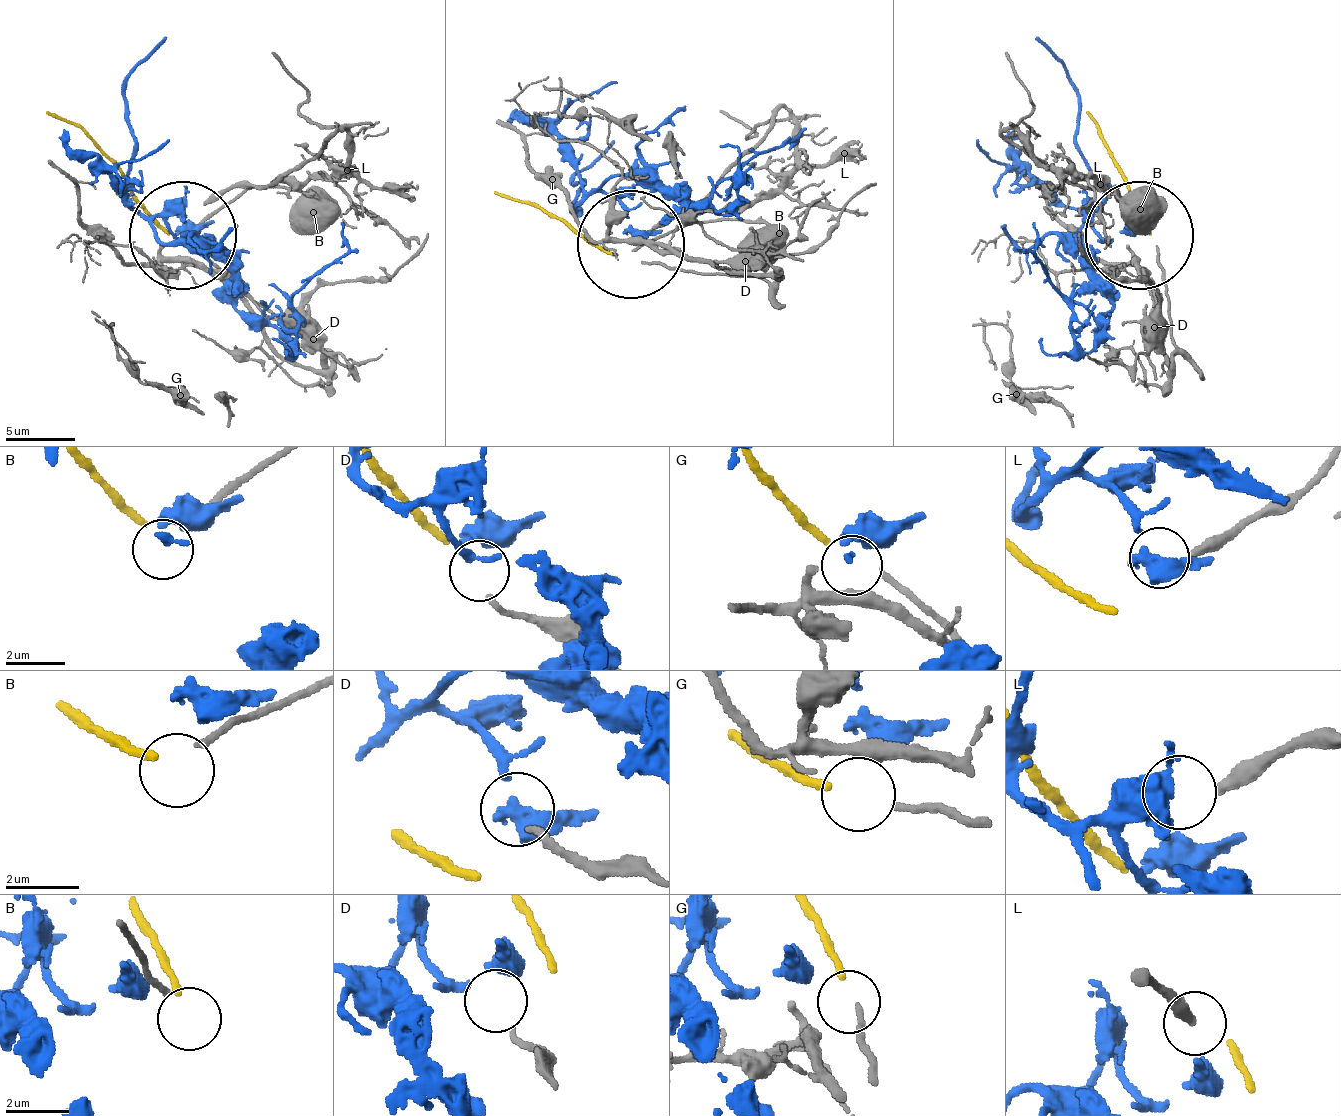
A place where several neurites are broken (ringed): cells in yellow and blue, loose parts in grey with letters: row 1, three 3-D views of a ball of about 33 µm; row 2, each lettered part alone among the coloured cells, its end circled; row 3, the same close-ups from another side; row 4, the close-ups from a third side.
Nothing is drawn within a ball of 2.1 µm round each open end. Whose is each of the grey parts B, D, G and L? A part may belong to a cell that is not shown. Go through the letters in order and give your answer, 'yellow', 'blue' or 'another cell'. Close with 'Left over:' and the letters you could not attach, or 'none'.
B: another cell
D: blue
G: yellow
L: another cell
Left over: B, L

